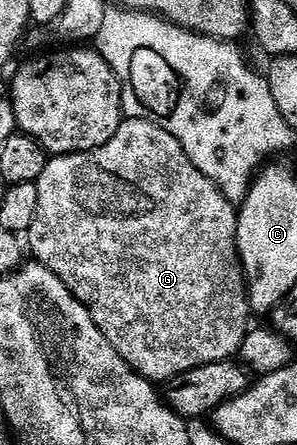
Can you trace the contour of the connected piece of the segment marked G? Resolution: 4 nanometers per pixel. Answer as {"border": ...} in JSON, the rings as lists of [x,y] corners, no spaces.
{"border":[[[124,118],[123,124],[101,145],[92,151],[79,151],[76,155],[57,155],[48,158],[45,173],[37,183],[37,217],[33,225],[25,232],[25,243],[33,254],[34,262],[45,265],[63,284],[85,305],[89,317],[101,329],[101,333],[117,349],[117,353],[132,367],[138,375],[144,375],[156,385],[210,363],[225,363],[238,356],[245,341],[253,318],[251,303],[247,300],[247,278],[243,276],[243,266],[237,249],[237,221],[239,213],[236,204],[230,203],[223,190],[215,184],[185,153],[179,139],[161,129],[155,123],[144,119]]]}

